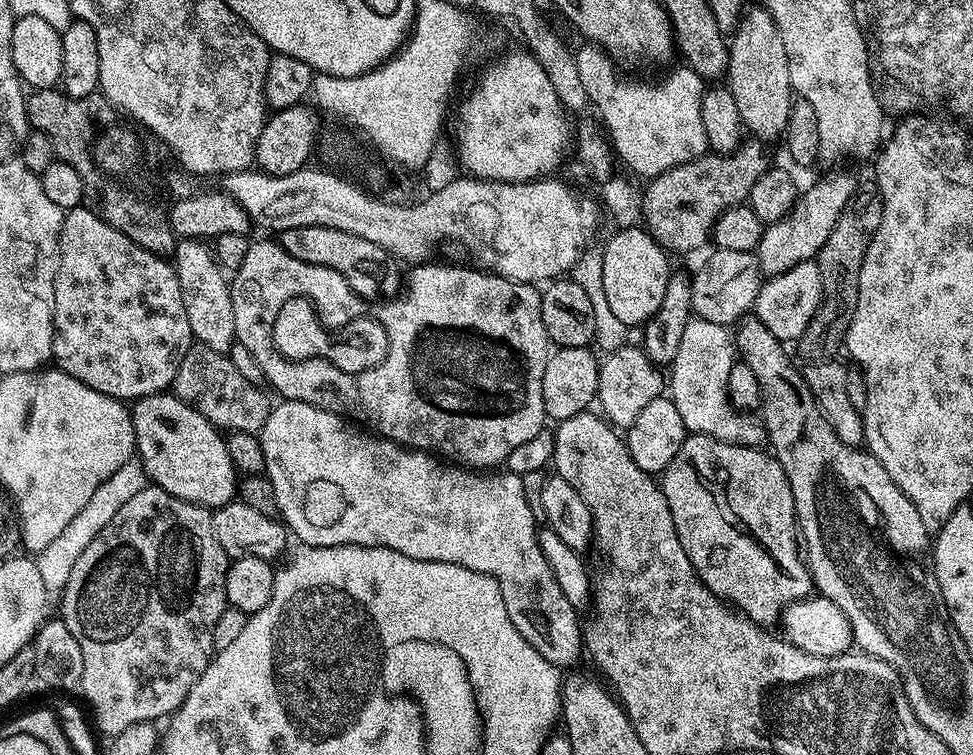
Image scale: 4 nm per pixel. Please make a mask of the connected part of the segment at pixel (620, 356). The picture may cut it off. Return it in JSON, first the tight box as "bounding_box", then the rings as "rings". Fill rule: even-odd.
{"bounding_box":[596,342,666,430],"rings":[[[628,342],[599,361],[596,400],[604,419],[617,430],[634,426],[634,418],[638,418],[638,414],[642,414],[642,410],[646,410],[646,406],[650,406],[650,402],[654,402],[654,398],[658,398],[666,388],[665,373],[648,359],[643,347],[636,345],[635,348],[633,344]]]}

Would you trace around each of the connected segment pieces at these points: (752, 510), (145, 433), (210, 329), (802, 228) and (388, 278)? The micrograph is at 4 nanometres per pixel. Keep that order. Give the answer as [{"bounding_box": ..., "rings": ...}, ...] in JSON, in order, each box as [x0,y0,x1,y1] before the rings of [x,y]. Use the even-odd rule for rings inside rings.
[{"bounding_box":[662,434,802,576],"rings":[[[699,434],[685,435],[678,454],[674,454],[672,461],[665,466],[662,473],[663,488],[682,488],[684,478],[688,480],[690,462],[704,464],[702,474],[710,476],[710,470],[732,470],[730,472],[730,498],[734,510],[752,526],[752,530],[760,536],[760,540],[770,548],[774,558],[790,572],[792,576],[792,544],[794,543],[794,562],[802,555],[802,544],[798,539],[798,525],[796,522],[796,507],[790,490],[790,482],[776,461],[775,455],[762,452],[759,447],[728,444],[715,440],[713,437]]]},{"bounding_box":[130,394,238,510],"rings":[[[157,394],[141,396],[130,411],[136,435],[136,456],[155,487],[209,510],[221,508],[234,499],[238,492],[238,473],[230,462],[230,454],[226,454],[226,439],[209,420],[198,414],[198,410],[186,406],[175,394]]]},{"bounding_box":[172,240,238,353],"rings":[[[180,240],[172,255],[179,279],[182,300],[193,337],[212,350],[229,353],[238,338],[238,313],[231,285],[225,271],[215,259],[211,247],[199,240]]]},{"bounding_box":[756,170,857,277],"rings":[[[832,170],[829,176],[821,178],[817,184],[801,191],[796,198],[796,205],[781,220],[765,227],[760,244],[757,246],[756,263],[765,277],[777,276],[802,262],[819,256],[824,248],[826,238],[830,238],[830,230],[844,213],[844,207],[857,195],[856,180],[848,172]]]},{"bounding_box":[278,226,401,298],"rings":[[[298,226],[278,233],[278,242],[282,250],[298,258],[298,262],[322,266],[342,274],[356,296],[392,298],[401,291],[401,265],[382,246],[375,245],[366,238],[358,238],[358,234],[346,234],[346,230],[334,230],[330,226]]]}]

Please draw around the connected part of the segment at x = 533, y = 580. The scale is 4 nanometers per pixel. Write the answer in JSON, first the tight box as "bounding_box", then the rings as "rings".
{"bounding_box":[258,400,582,629],"rings":[[[284,400],[277,403],[273,407],[270,418],[266,418],[266,426],[262,426],[262,430],[258,435],[262,442],[262,454],[265,455],[264,471],[268,480],[274,486],[274,496],[277,498],[279,508],[279,519],[283,521],[289,533],[295,539],[297,536],[301,540],[299,542],[301,545],[310,548],[329,548],[339,544],[357,544],[363,548],[389,548],[398,554],[406,554],[406,558],[433,560],[434,562],[446,562],[447,564],[460,564],[464,568],[475,568],[476,571],[484,572],[486,575],[495,578],[498,582],[498,590],[510,593],[513,610],[512,620],[517,621],[520,625],[531,626],[530,624],[540,623],[544,628],[551,626],[552,620],[548,616],[554,615],[556,608],[552,605],[551,598],[544,592],[552,591],[552,596],[557,600],[557,604],[563,606],[562,610],[566,615],[572,616],[568,620],[569,626],[577,627],[576,629],[581,627],[582,620],[576,617],[579,616],[577,615],[578,609],[566,604],[566,594],[562,594],[562,586],[558,586],[558,578],[554,578],[554,570],[550,570],[550,562],[546,562],[546,558],[540,549],[538,527],[536,528],[538,517],[530,514],[530,506],[526,506],[523,476],[507,470],[492,470],[485,474],[480,470],[469,470],[467,467],[445,462],[424,450],[409,450],[407,447],[394,443],[393,440],[377,438],[367,431],[357,430],[347,419],[335,416],[332,412],[303,404],[297,400]]]}

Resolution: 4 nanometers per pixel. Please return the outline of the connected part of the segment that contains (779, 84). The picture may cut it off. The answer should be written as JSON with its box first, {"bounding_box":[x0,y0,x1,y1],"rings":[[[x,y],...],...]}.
{"bounding_box":[726,8,794,142],"rings":[[[751,8],[741,15],[740,27],[730,36],[726,87],[734,94],[745,129],[761,142],[779,141],[794,99],[786,42],[782,42],[782,34],[767,8]]]}

